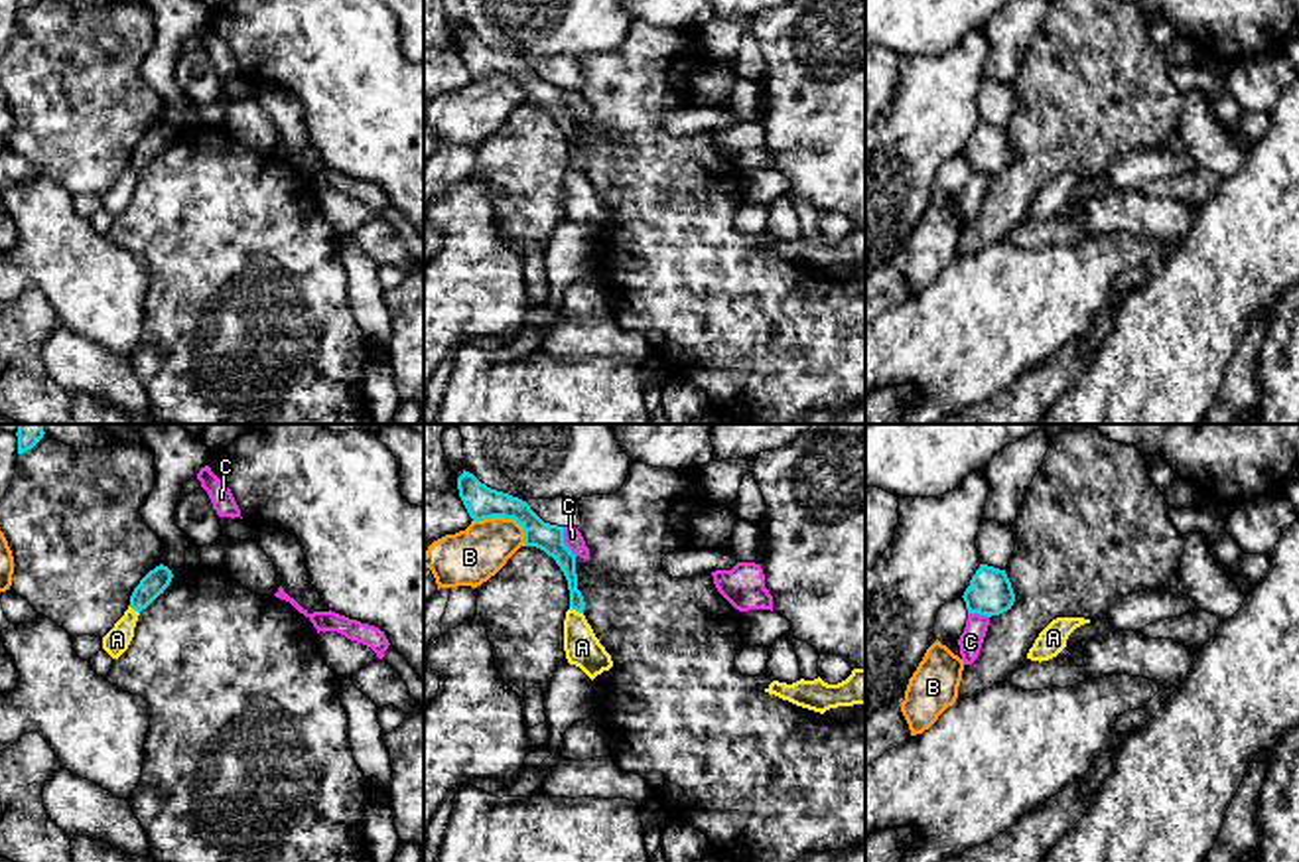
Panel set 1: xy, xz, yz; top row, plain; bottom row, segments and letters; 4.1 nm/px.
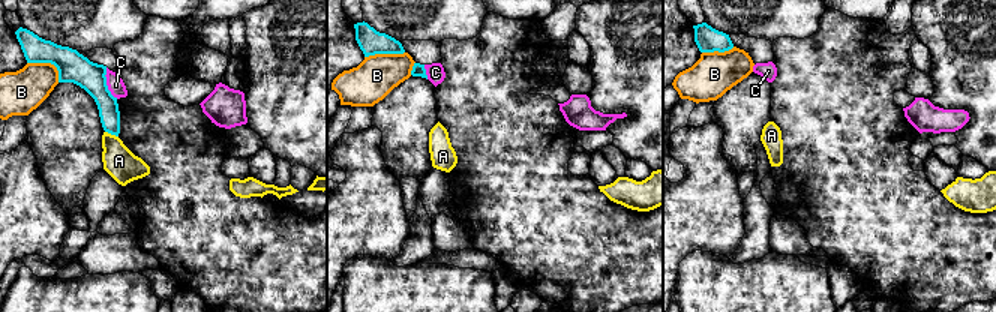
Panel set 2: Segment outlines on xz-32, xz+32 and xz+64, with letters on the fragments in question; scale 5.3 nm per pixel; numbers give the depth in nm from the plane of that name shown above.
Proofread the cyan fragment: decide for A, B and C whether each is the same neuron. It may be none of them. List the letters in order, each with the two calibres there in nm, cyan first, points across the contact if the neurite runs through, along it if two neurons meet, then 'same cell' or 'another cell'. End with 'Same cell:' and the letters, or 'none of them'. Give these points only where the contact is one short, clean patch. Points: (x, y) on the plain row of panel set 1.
A: calibres 80 and 150 nm; border xz (570, 164), (582, 172); another cell
B: calibres 140 and 220 nm; border xz (474, 77), (511, 75), (523, 87), (525, 103); another cell
C: calibres 120 and 80 nm; border xz (562, 85), (562, 99), (576, 113); another cell
Same cell: none of them

